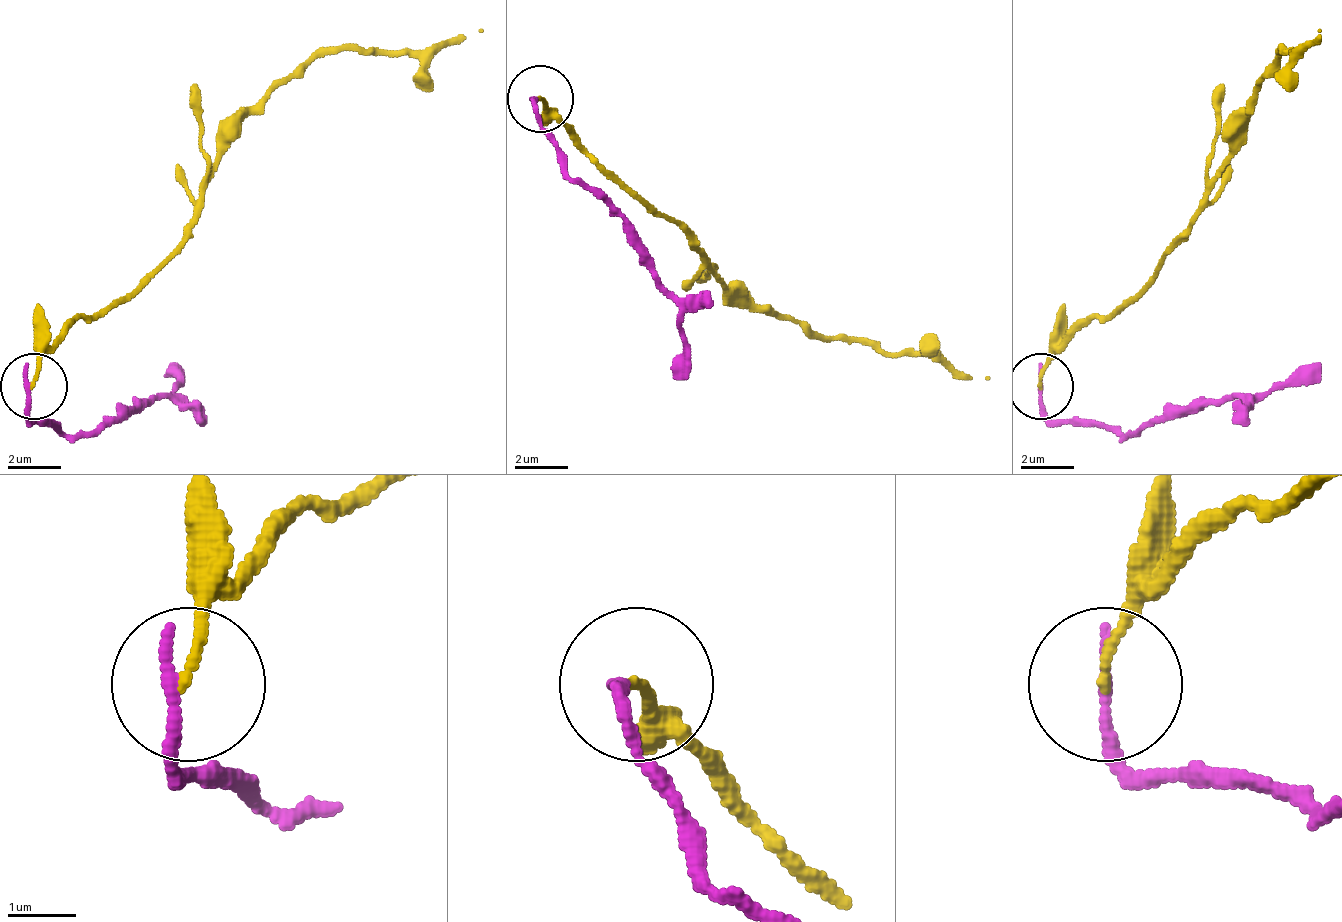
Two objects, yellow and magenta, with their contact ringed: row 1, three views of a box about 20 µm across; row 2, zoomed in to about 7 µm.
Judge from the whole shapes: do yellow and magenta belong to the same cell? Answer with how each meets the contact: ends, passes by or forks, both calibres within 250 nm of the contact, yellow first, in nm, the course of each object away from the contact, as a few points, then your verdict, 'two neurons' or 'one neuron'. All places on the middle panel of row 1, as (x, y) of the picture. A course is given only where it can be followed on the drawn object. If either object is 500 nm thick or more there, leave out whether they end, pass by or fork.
yellow ends | magenta ends | 130/200 nm | yellow via (542, 97), (542, 104), (588, 150), (688, 237), (735, 290), (781, 316), (848, 343), (947, 356), (987, 376) | magenta via (535, 97), (535, 110), (555, 163), (622, 223), (681, 310), (675, 376) | two neurons

